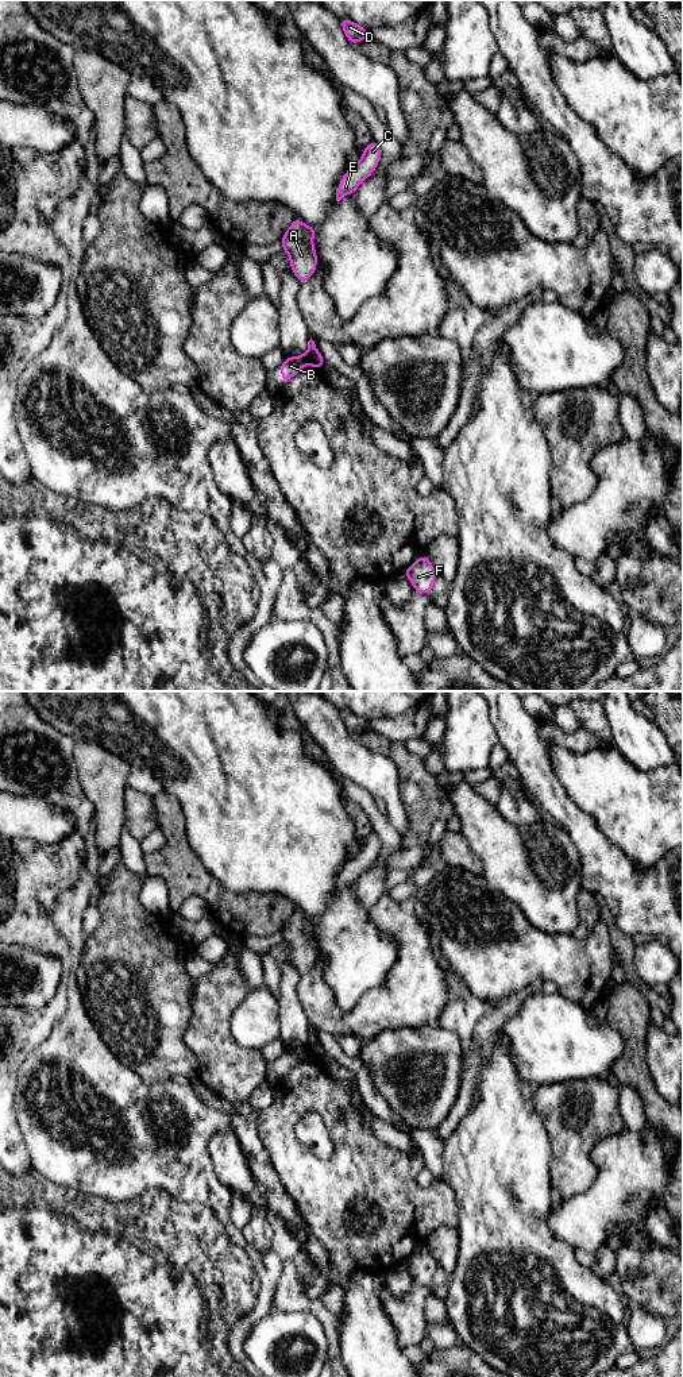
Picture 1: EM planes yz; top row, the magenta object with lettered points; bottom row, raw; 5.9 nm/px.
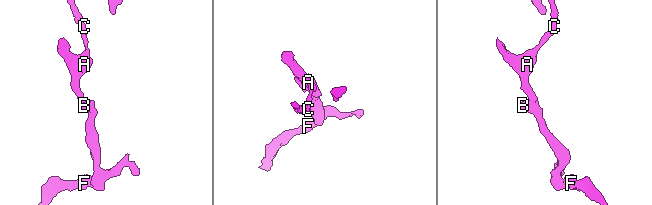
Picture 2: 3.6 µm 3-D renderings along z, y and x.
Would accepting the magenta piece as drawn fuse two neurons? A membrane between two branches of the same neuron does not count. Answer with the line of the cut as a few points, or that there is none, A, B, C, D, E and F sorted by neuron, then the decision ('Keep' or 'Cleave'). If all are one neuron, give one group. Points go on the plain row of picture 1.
Split along yz (308, 1042), (319, 1045). Groups: A C D E / B F. Cleave

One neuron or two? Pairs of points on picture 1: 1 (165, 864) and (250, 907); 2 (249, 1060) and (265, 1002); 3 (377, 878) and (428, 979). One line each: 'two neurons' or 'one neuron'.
1: one neuron
2: two neurons
3: two neurons

